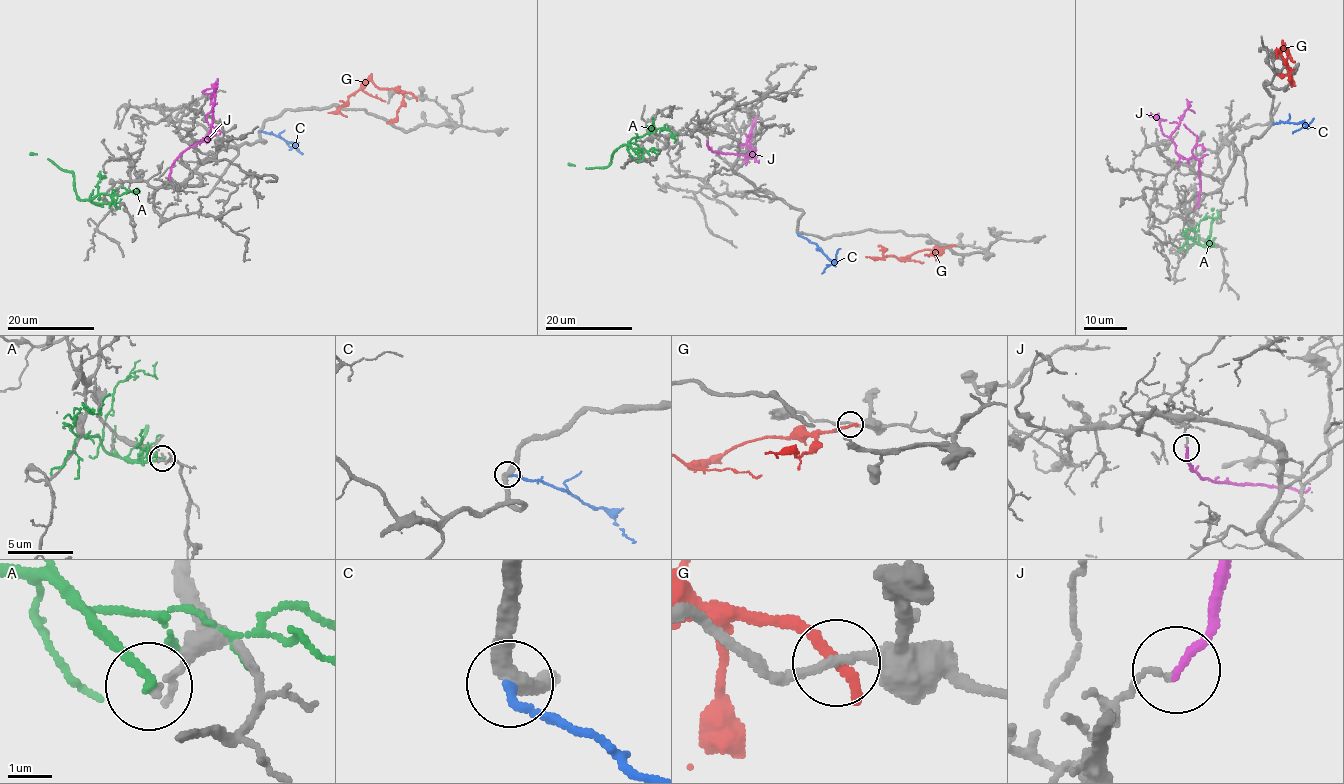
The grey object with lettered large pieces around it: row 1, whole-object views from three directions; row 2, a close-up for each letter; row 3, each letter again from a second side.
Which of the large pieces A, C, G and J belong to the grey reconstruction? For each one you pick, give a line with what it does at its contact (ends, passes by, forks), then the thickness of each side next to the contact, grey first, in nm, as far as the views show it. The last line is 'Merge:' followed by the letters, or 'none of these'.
Merge: none of these

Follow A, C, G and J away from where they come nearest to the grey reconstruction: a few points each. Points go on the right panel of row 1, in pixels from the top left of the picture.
A: (1215, 246), (1203, 246), (1207, 245), (1211, 223), (1218, 218), (1217, 210), (1211, 209)
C: (1273, 124), (1284, 121), (1305, 125), (1292, 133)
G: (1276, 55), (1284, 47), (1287, 71), (1295, 86)
J: (1194, 209), (1200, 188), (1200, 162), (1194, 157), (1180, 157), (1170, 136), (1186, 109), (1194, 113)

